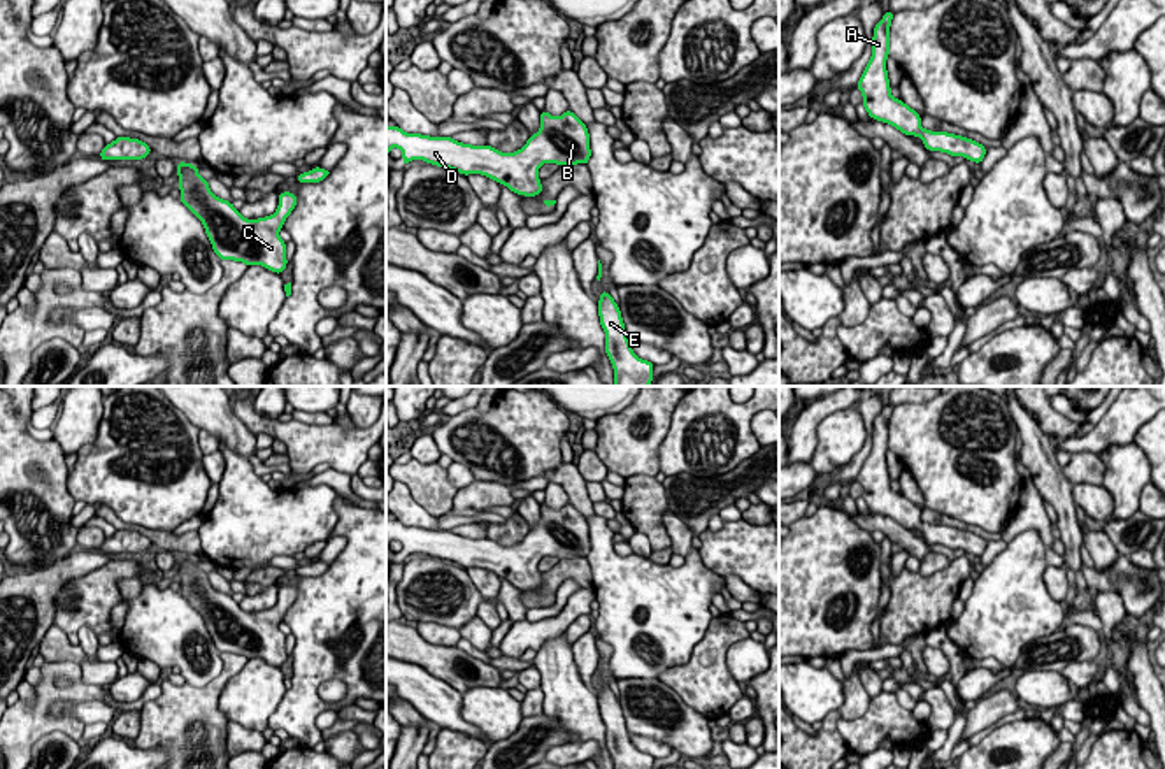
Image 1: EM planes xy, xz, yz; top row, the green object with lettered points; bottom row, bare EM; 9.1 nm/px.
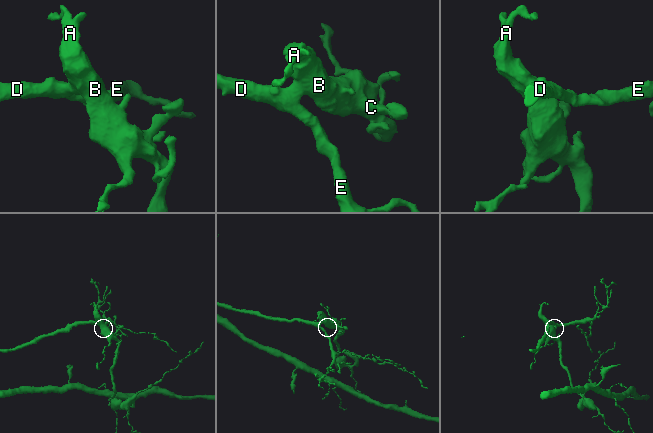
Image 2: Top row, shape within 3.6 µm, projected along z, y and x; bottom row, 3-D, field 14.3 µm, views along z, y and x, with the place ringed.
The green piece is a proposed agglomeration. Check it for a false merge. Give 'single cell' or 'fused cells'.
single cell

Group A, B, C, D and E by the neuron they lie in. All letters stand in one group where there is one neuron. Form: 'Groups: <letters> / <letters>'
Groups: A B C D E

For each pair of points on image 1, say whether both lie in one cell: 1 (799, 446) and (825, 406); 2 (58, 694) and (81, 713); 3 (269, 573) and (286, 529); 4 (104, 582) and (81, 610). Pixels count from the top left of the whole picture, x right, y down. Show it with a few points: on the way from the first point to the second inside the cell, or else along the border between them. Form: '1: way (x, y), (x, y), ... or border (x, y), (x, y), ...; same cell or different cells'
1: way (804, 436), (806, 425), (814, 416); same cell
2: border (104, 701), (55, 701), (50, 715); different cells
3: border (267, 564), (253, 571); different cells
4: way (99, 589), (86, 603); same cell

